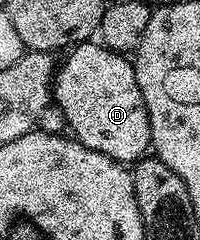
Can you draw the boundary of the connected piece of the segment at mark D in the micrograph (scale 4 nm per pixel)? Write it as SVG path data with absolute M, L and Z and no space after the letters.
M97 41L78 43L66 55L69 56L62 63L60 60L56 68L51 99L63 113L65 126L71 132L72 138L87 149L95 149L95 153L111 157L116 163L136 164L150 150L151 125L143 93L139 93L139 81L135 77L132 62L122 52L113 51Z

